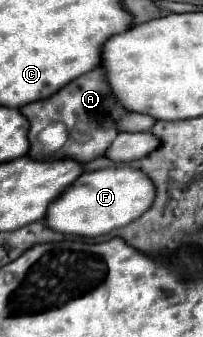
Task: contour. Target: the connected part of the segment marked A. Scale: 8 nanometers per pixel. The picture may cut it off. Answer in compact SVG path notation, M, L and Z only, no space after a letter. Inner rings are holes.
M101 67L97 71L89 71L89 75L81 75L81 79L75 79L73 83L65 85L61 91L57 91L57 95L51 95L47 101L41 99L41 101L29 103L29 105L21 107L21 111L25 111L25 115L29 117L29 123L31 123L29 155L33 159L53 160L71 157L71 159L77 159L83 163L105 155L105 151L111 147L111 143L119 135L117 123L129 113L113 95L111 85L107 81L107 73ZM79 123L83 123L83 125L79 125ZM67 129L69 129L69 141L67 141ZM37 135L39 135L39 141L45 145L45 149L43 149L45 155L41 151L41 143L37 141Z

